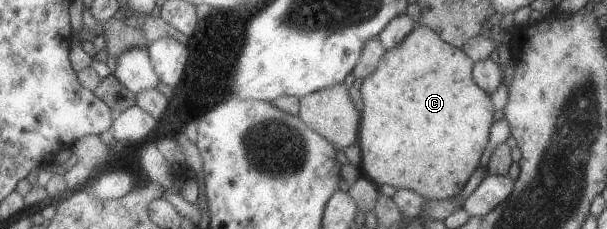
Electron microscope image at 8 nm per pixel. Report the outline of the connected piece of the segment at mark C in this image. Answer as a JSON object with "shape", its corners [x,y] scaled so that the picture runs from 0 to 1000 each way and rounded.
{"shape":[[[685,109],[682,131],[659,192],[652,192],[643,218],[634,218],[629,253],[623,266],[619,306],[603,332],[591,380],[598,472],[593,489],[586,624],[593,646],[595,703],[590,734],[595,764],[610,782],[623,821],[631,803],[639,803],[651,825],[679,830],[679,838],[692,847],[702,878],[712,869],[741,873],[741,865],[748,865],[751,847],[756,847],[774,760],[789,725],[794,655],[804,629],[807,546],[814,528],[814,480],[811,450],[807,450],[807,424],[781,367],[776,328],[778,293],[778,262],[759,214],[733,188],[718,140],[695,109]]]}

